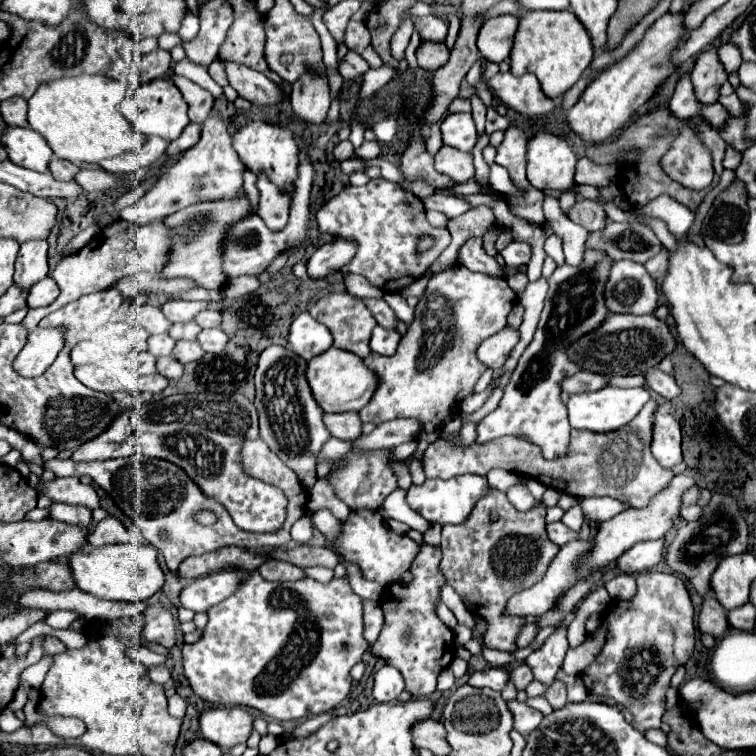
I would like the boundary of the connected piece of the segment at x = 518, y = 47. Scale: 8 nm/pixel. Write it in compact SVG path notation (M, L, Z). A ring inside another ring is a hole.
M528 10L520 16L514 48L510 52L510 72L514 76L522 76L532 72L538 76L540 86L546 96L560 98L566 90L570 90L582 76L582 72L592 62L592 42L580 20L572 16L570 10L554 12L554 10Z

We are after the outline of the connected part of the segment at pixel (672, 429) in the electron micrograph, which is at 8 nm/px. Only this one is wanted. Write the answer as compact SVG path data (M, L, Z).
M656 412L654 416L652 456L662 468L668 468L668 470L672 470L676 464L682 462L680 424L670 414Z

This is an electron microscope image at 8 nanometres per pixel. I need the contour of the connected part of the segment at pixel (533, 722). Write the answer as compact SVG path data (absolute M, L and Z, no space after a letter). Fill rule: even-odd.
M514 700L514 702L508 702L508 706L510 706L512 714L514 714L514 728L516 728L524 738L528 736L528 732L536 730L536 728L540 726L540 720L544 718L544 714L542 714L540 710L532 710L532 708L528 708L524 702Z

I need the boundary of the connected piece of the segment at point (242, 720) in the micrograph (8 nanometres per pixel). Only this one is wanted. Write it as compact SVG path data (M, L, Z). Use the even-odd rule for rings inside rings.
M242 706L216 708L206 710L200 716L200 730L206 740L228 750L236 744L246 744L252 732L252 722L254 718Z

